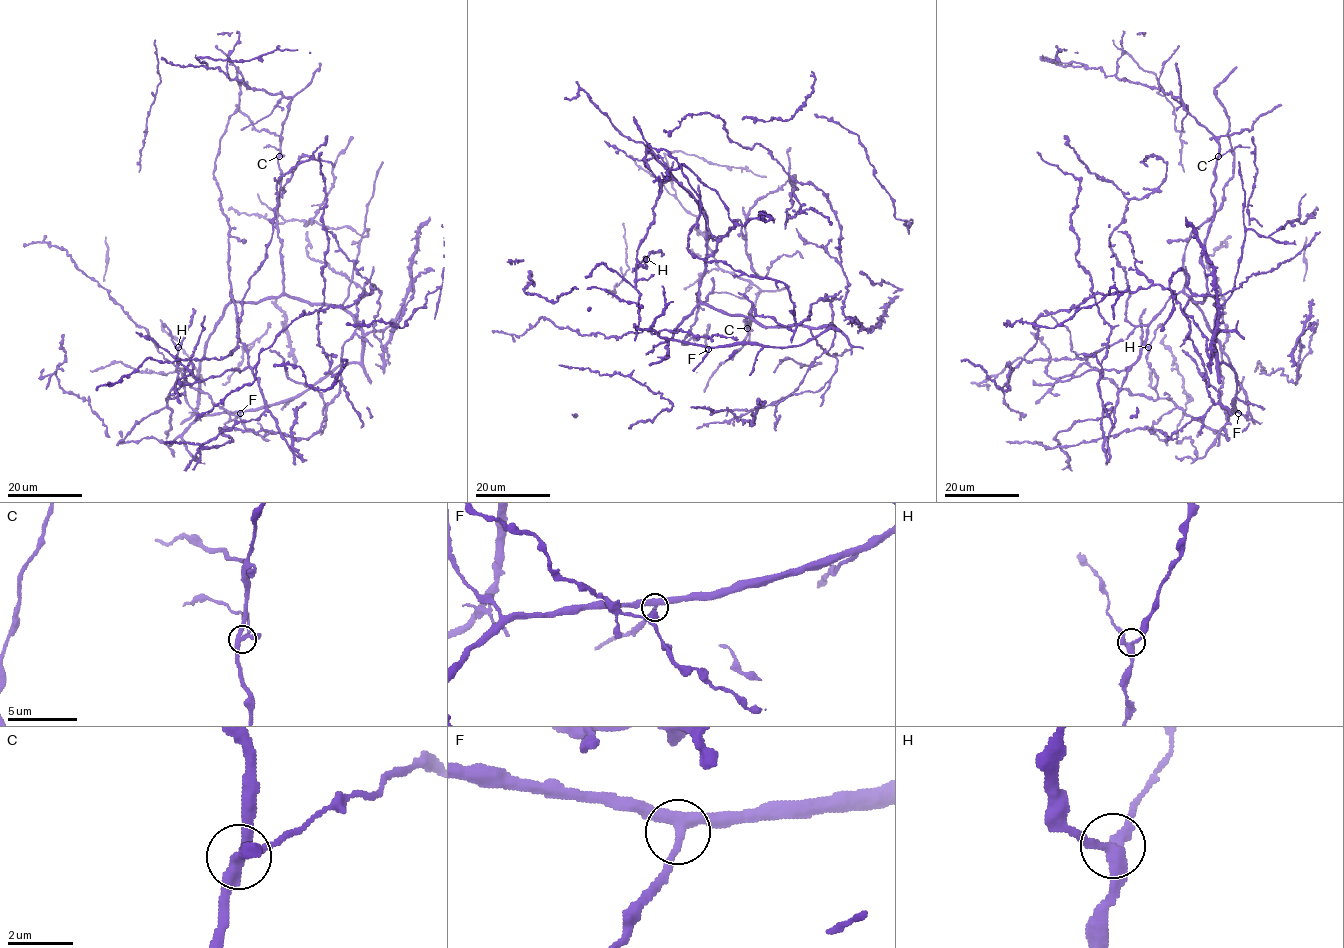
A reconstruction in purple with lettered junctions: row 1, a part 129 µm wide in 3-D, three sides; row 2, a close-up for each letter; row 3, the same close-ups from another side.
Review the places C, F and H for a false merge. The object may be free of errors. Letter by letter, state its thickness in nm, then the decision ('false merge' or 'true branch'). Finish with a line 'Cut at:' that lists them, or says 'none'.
C: 320 nm | false merge
F: 320 nm | true branch
H: 280 nm | true branch
Cut at: C

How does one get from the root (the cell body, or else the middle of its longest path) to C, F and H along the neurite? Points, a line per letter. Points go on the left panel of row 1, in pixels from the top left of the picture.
C: (281, 297), (283, 274), (280, 252), (282, 239), (277, 224), (281, 183), (279, 157)
F: (281, 297), (341, 306), (361, 331), (363, 357), (359, 362), (340, 364), (295, 396), (240, 413)
H: (281, 297), (345, 309), (361, 331), (362, 359), (282, 401), (198, 416), (173, 440), (166, 398), (178, 347)

